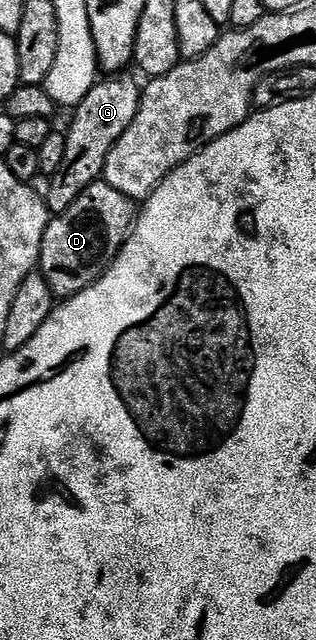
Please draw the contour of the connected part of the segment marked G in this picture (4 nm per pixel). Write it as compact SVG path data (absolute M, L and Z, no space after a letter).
M106 75L95 81L92 91L88 91L88 95L84 95L84 99L73 110L74 118L70 121L70 129L65 130L64 163L60 163L60 171L56 171L54 176L49 178L47 185L50 186L44 189L46 205L51 214L57 215L68 211L68 207L72 207L72 203L76 203L76 199L80 199L82 192L102 177L112 147L116 147L120 135L124 135L124 131L128 131L128 127L132 127L132 119L136 119L136 111L140 111L143 86L137 85L132 78L126 76Z

